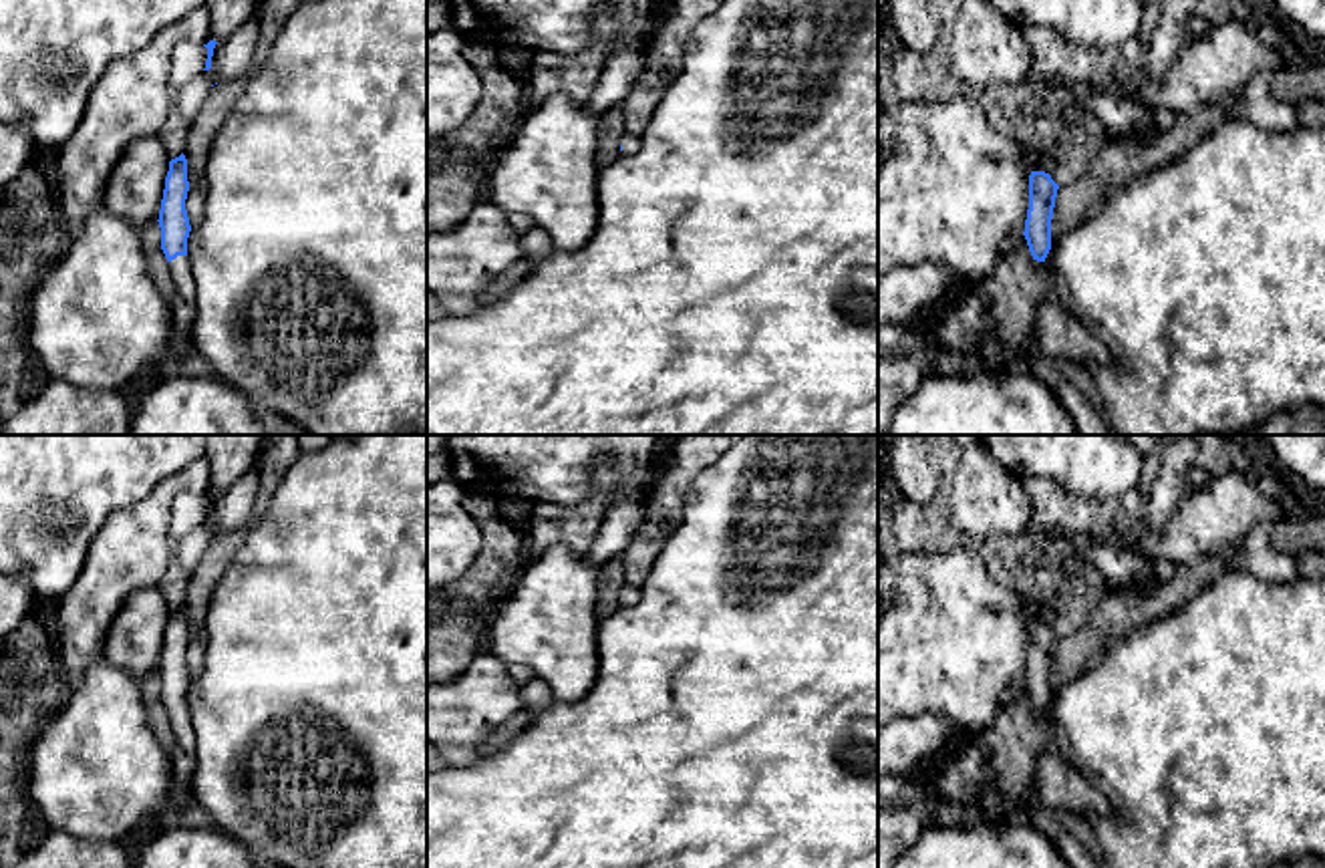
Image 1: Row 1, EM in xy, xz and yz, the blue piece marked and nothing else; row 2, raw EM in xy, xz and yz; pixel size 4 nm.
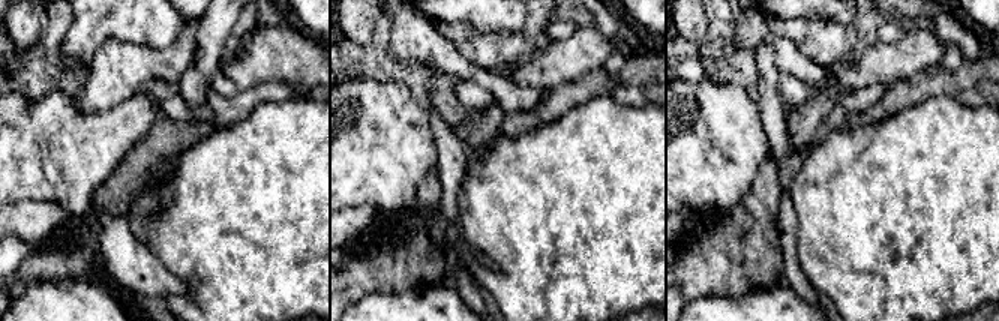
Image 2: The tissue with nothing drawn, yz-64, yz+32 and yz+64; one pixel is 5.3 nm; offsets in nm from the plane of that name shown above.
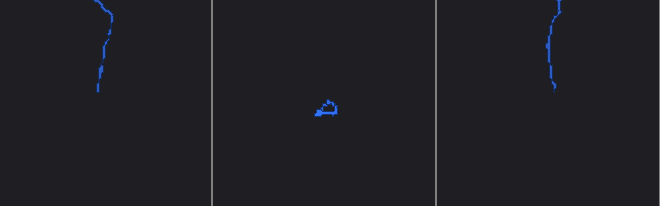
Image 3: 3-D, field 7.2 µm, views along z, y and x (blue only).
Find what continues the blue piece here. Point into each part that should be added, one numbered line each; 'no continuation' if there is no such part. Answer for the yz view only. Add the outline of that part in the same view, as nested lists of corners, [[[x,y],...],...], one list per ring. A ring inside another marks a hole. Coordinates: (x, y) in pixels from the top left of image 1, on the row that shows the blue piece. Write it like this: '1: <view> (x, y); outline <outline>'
no continuation

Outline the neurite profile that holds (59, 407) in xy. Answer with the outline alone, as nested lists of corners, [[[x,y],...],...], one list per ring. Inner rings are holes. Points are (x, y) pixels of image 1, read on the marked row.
[[[48,377],[0,435],[129,435],[133,411],[121,391],[79,389]]]

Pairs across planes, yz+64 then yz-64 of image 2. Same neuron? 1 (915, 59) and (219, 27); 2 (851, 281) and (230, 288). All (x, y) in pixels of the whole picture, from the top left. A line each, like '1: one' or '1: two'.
1: two
2: one

